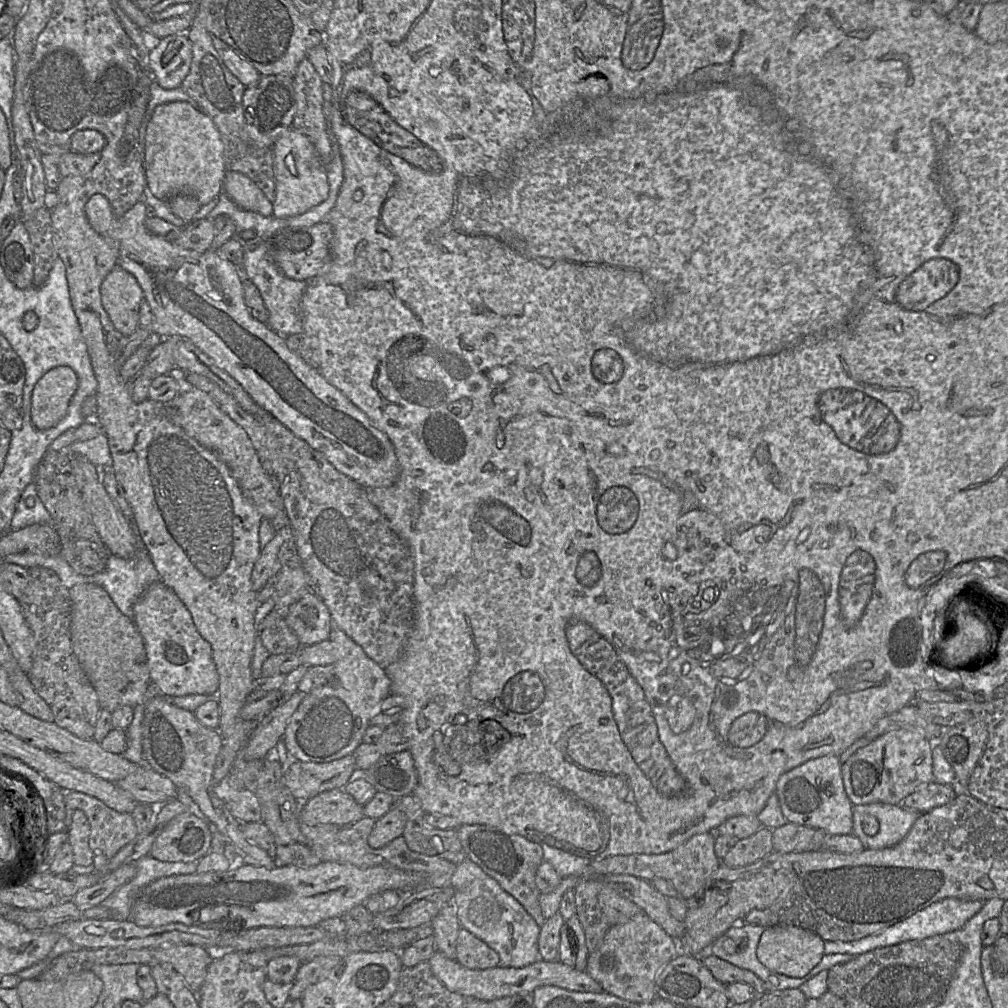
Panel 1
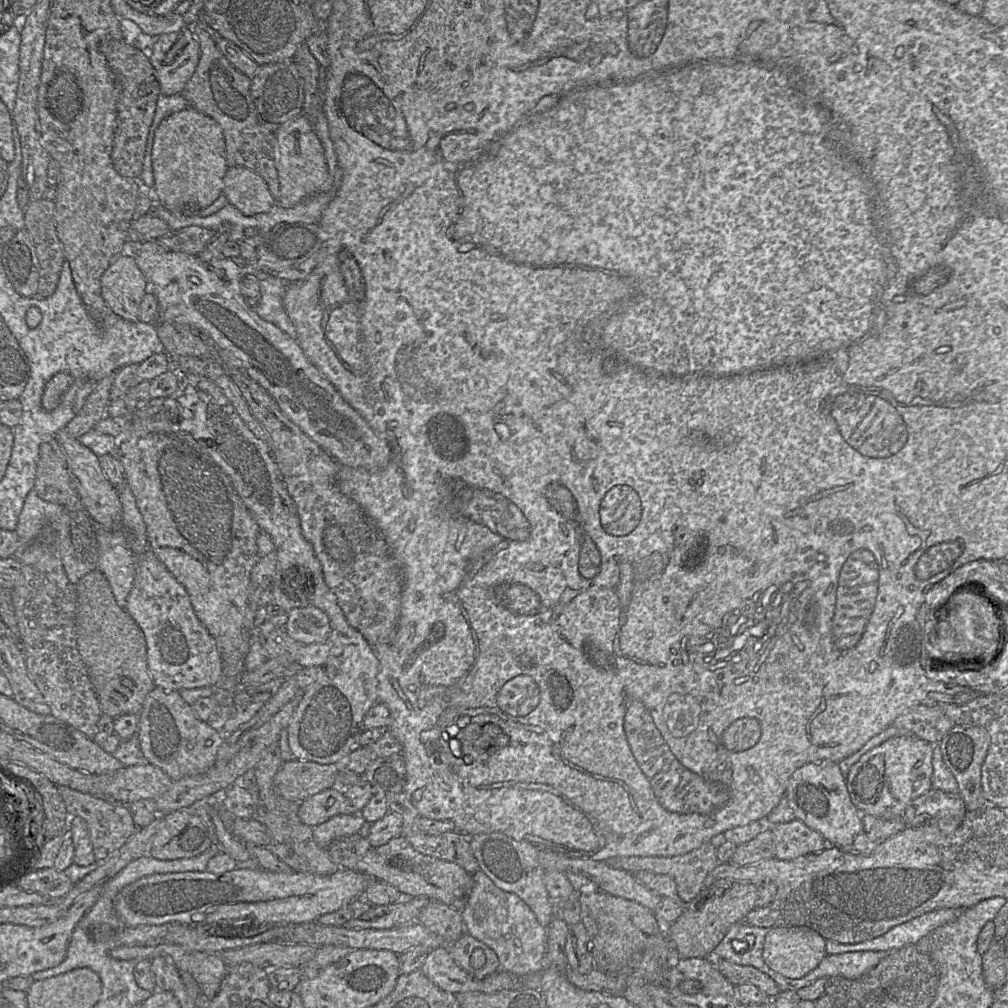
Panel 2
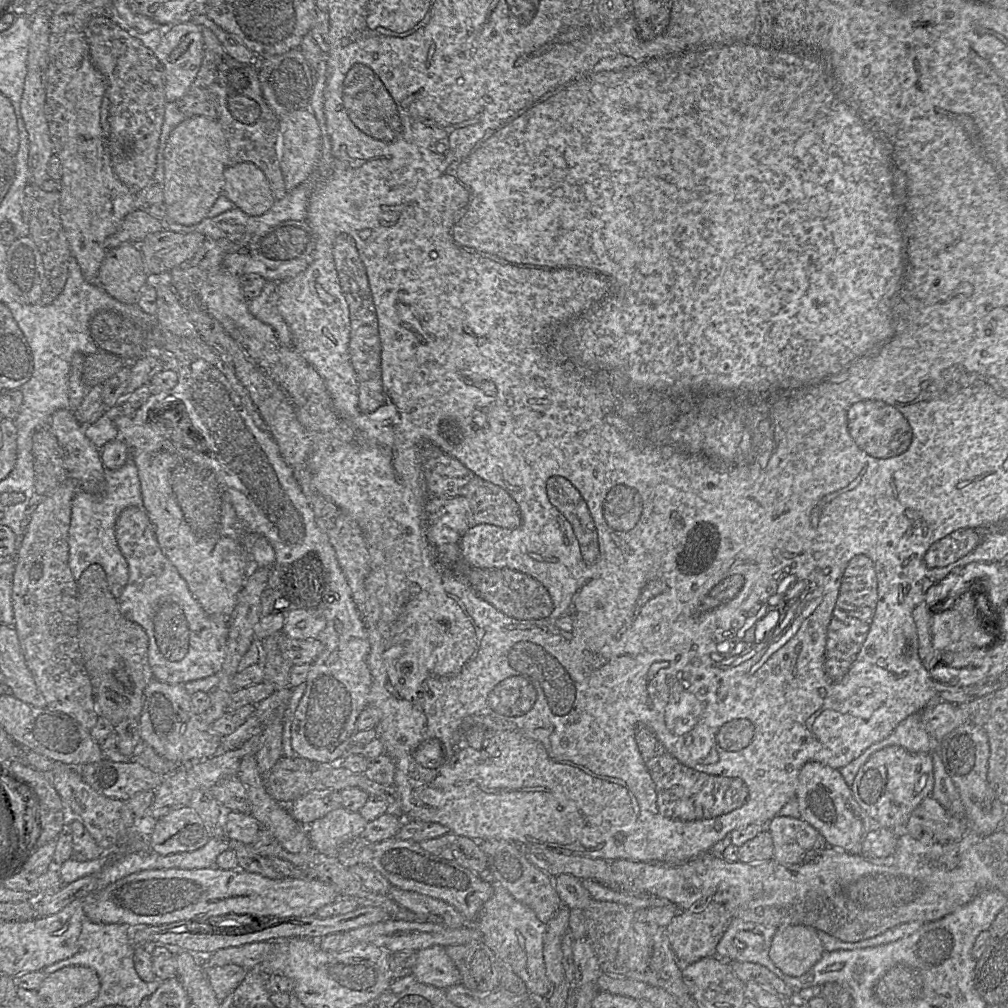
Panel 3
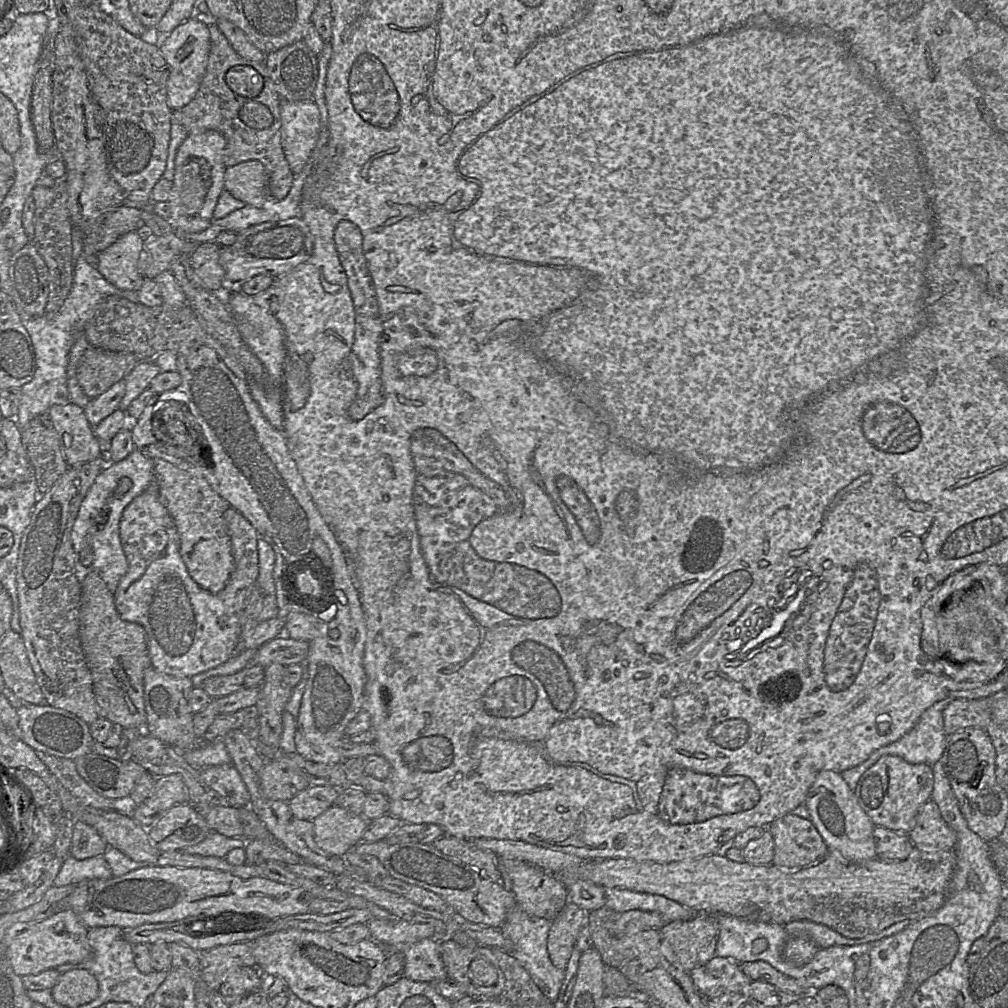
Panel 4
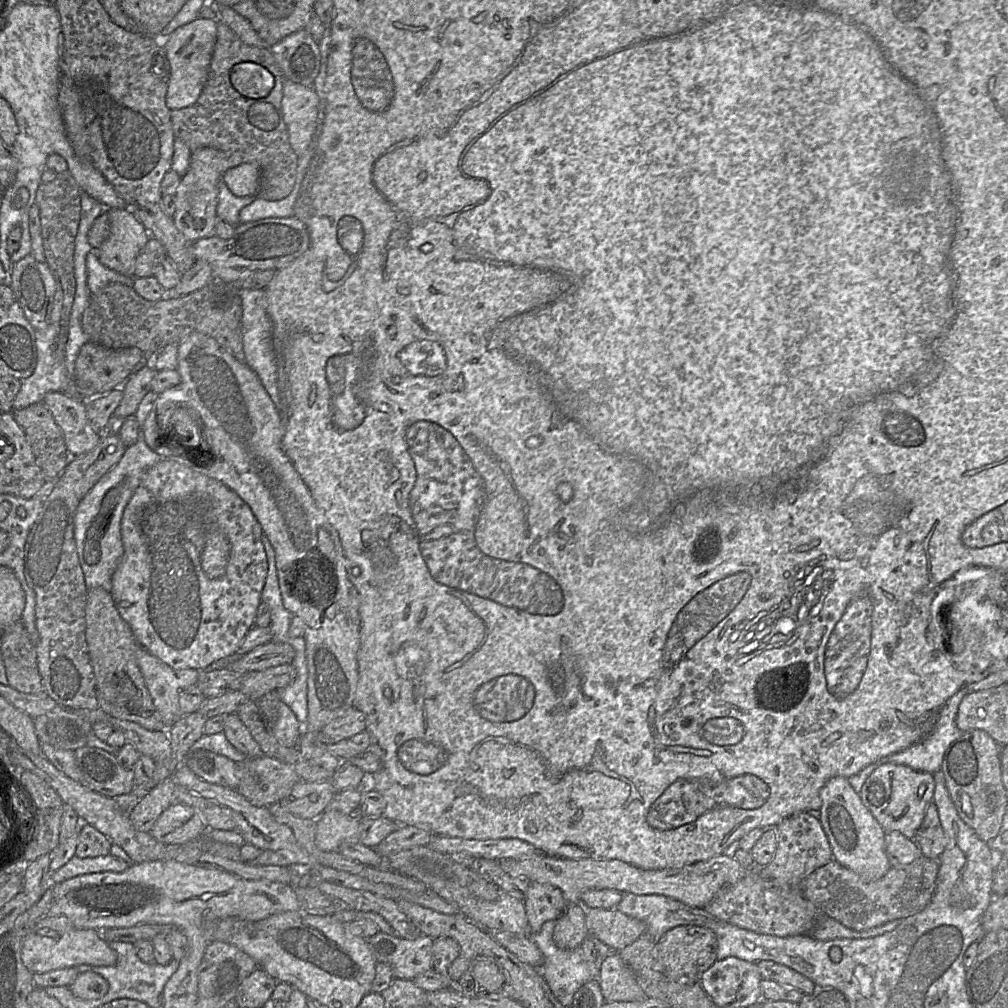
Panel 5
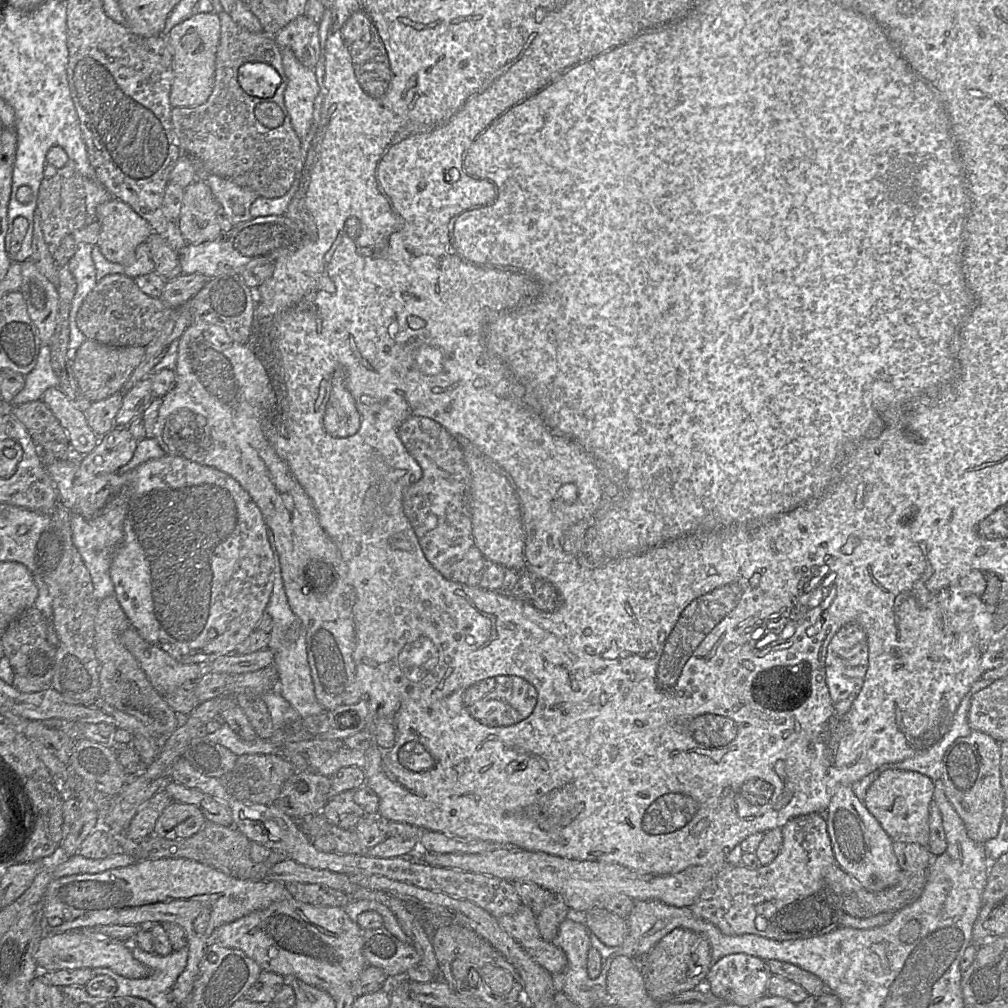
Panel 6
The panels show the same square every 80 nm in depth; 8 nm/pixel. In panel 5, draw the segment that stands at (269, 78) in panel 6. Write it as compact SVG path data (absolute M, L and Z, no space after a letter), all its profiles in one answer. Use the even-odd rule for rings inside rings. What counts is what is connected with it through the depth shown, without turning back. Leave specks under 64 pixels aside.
M240 62L232 67L230 82L241 95L259 99L266 97L270 93L275 78L263 66L252 62Z

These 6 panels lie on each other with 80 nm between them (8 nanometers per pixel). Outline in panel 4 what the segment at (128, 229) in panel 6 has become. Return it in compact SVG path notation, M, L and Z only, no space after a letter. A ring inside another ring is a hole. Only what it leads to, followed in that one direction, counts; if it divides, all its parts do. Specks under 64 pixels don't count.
M130 231L99 252L97 269L120 290L138 291L144 281L140 272L144 233Z

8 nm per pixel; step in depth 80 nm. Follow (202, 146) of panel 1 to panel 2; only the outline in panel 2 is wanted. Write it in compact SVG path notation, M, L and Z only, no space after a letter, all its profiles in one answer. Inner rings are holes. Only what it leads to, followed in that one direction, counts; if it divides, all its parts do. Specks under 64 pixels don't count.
M187 107L165 117L154 133L152 145L153 189L160 203L174 214L199 215L199 211L211 205L224 188L224 176L228 170L225 140L220 126L209 116L193 107Z

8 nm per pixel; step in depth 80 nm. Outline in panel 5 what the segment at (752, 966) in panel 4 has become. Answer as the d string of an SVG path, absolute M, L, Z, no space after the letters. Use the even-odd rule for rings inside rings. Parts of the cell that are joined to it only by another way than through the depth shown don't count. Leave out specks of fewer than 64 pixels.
M761 961L756 965L763 980L771 980L786 987L793 987L804 995L815 995L818 991L818 987L812 980L787 966L772 961Z

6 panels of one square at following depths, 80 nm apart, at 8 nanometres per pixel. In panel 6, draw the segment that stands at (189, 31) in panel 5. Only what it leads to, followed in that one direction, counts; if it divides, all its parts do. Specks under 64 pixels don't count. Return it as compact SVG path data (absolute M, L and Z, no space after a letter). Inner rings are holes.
M214 11L193 13L188 19L176 24L166 36L172 51L174 77L170 91L172 107L195 107L209 98L215 73L216 51L220 39L220 20Z

